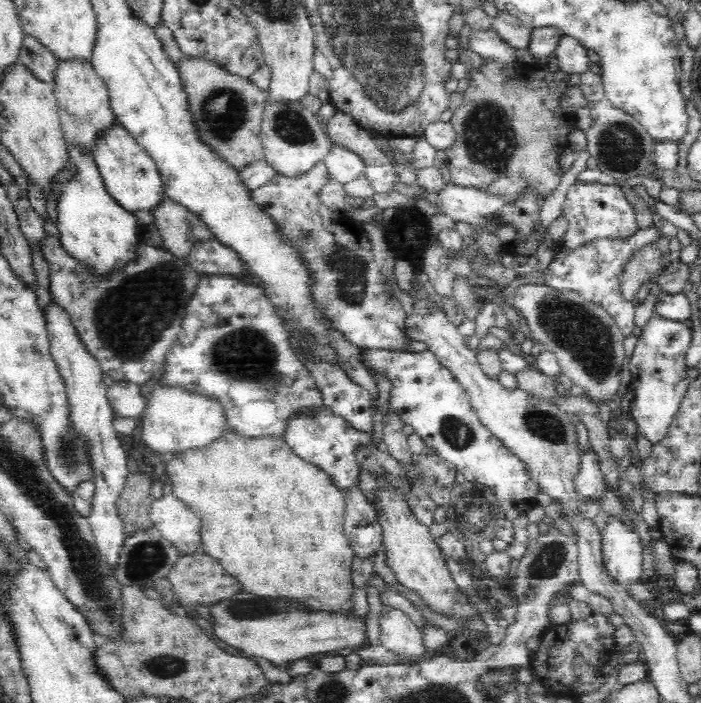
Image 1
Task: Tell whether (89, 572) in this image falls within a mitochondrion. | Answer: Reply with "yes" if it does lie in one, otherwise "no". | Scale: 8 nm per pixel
yes

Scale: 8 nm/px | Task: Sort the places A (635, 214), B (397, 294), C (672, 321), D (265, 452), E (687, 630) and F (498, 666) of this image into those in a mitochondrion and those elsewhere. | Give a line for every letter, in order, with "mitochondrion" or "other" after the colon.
A: other
B: other
C: other
D: other
E: other
F: other

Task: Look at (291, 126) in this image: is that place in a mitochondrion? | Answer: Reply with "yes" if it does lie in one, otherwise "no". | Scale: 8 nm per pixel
yes

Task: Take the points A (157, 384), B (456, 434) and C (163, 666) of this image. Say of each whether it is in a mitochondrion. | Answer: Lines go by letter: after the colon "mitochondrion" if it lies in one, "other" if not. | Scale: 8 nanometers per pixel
A: other
B: mitochondrion
C: mitochondrion

